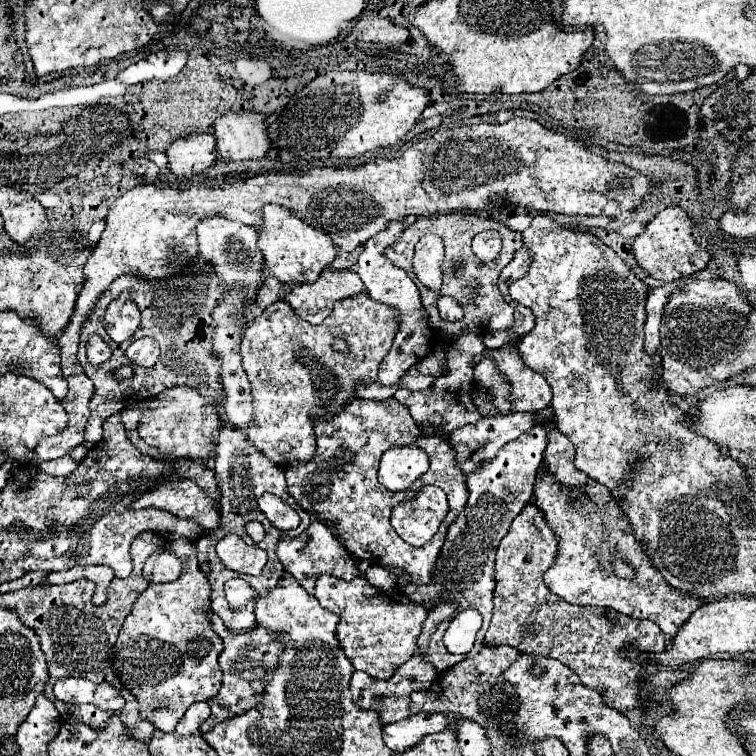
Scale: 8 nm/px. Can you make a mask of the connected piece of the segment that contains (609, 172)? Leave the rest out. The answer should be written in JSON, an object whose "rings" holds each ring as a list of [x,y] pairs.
{"rings":[[[513,118],[503,124],[465,124],[445,130],[433,128],[421,134],[431,136],[417,140],[393,160],[373,158],[345,168],[315,166],[293,174],[265,172],[219,186],[197,184],[179,190],[149,184],[125,192],[107,214],[107,228],[83,270],[87,282],[77,300],[75,314],[59,336],[61,370],[69,384],[69,392],[63,400],[79,402],[61,402],[69,414],[69,424],[61,430],[59,438],[39,440],[35,446],[37,460],[31,464],[37,466],[43,460],[61,458],[83,442],[93,382],[85,376],[75,354],[79,346],[79,330],[97,298],[125,272],[141,274],[141,278],[167,278],[169,274],[179,274],[181,268],[199,258],[197,240],[187,240],[187,234],[183,232],[195,236],[195,226],[205,216],[219,214],[257,228],[261,224],[261,206],[271,202],[285,206],[293,216],[303,218],[313,228],[329,234],[335,246],[351,252],[377,232],[385,230],[391,220],[403,220],[409,214],[441,216],[461,210],[489,210],[503,206],[505,198],[507,202],[529,210],[615,218],[633,212],[651,190],[651,180],[645,174],[611,160],[607,162],[591,152],[581,140],[567,138],[529,118]]]}

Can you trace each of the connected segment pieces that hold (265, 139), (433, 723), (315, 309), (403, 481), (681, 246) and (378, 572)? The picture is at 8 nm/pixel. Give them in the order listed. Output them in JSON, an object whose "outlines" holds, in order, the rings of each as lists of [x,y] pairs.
{"outlines":[[[[225,112],[213,124],[217,138],[217,154],[227,162],[239,160],[257,160],[263,158],[269,150],[269,134],[267,134],[267,114],[257,112]]],[[[419,712],[413,714],[411,718],[397,722],[397,724],[385,724],[383,728],[383,740],[391,750],[409,750],[413,748],[417,742],[421,742],[421,738],[425,734],[433,734],[433,732],[441,732],[447,726],[447,718],[439,712]]],[[[323,270],[315,282],[305,282],[285,292],[285,302],[293,312],[311,322],[321,324],[335,300],[365,292],[365,284],[353,270]]],[[[417,446],[391,448],[381,458],[379,482],[395,492],[407,490],[421,474],[425,474],[427,466],[429,460],[425,452],[421,452]]],[[[671,206],[661,210],[649,224],[647,230],[635,238],[633,242],[633,254],[637,258],[637,262],[643,266],[643,270],[649,272],[649,276],[661,280],[661,282],[673,282],[679,278],[687,278],[693,276],[697,272],[701,272],[703,268],[707,268],[707,264],[711,262],[713,254],[699,246],[693,238],[693,220],[691,216],[679,208],[679,206]]],[[[371,566],[365,574],[365,578],[369,580],[369,584],[381,588],[381,590],[391,590],[397,586],[397,578],[399,578],[399,572],[397,568],[387,568],[387,566]]]]}

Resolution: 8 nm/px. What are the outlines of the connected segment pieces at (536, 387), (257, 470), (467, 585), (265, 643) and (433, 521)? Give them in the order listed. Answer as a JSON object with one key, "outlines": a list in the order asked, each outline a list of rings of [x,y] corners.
{"outlines":[[[[517,346],[499,348],[499,350],[485,350],[485,354],[473,358],[473,366],[479,364],[483,358],[495,360],[499,372],[511,384],[511,402],[514,412],[535,412],[547,407],[551,403],[549,384],[533,370],[529,370]]],[[[227,420],[221,422],[219,428],[219,442],[215,448],[215,474],[219,480],[219,488],[221,488],[221,522],[219,522],[219,530],[231,530],[235,534],[239,534],[243,540],[247,540],[245,534],[245,524],[249,520],[259,520],[265,526],[265,538],[259,544],[267,556],[269,562],[279,562],[275,546],[281,540],[281,536],[289,536],[289,532],[281,532],[275,526],[271,526],[267,522],[267,518],[257,510],[257,498],[263,492],[271,492],[271,494],[289,494],[287,492],[287,484],[285,484],[285,470],[271,462],[269,458],[265,458],[265,454],[261,454],[247,438],[247,430],[245,428],[233,428]]],[[[545,418],[535,424],[535,434],[521,434],[517,440],[507,442],[493,462],[485,462],[477,474],[467,478],[469,500],[463,512],[447,530],[445,544],[439,552],[437,564],[433,568],[431,582],[427,586],[415,586],[407,582],[399,588],[409,602],[435,610],[443,602],[457,602],[461,610],[475,608],[483,616],[483,628],[489,626],[493,610],[493,590],[495,590],[495,552],[501,538],[509,532],[513,518],[531,500],[531,488],[537,468],[543,462],[543,452],[547,446],[549,430],[555,426],[555,418]]],[[[207,610],[207,612],[209,612],[207,618],[211,622],[211,628],[223,638],[225,648],[219,656],[219,666],[223,670],[223,684],[221,684],[219,694],[209,700],[211,714],[205,722],[201,722],[203,732],[211,730],[217,722],[223,722],[231,716],[237,716],[237,714],[253,708],[257,704],[257,696],[265,688],[265,682],[269,682],[269,678],[273,676],[273,670],[275,670],[279,654],[281,654],[281,642],[277,640],[277,634],[273,634],[261,626],[255,626],[253,630],[247,630],[247,632],[233,632],[233,630],[225,628],[223,620],[217,614],[213,614],[211,610]]],[[[429,486],[429,492],[423,488],[423,492],[415,496],[415,502],[411,500],[397,504],[392,510],[390,521],[407,544],[421,546],[437,534],[447,510],[449,504],[445,492],[437,486]]]]}

